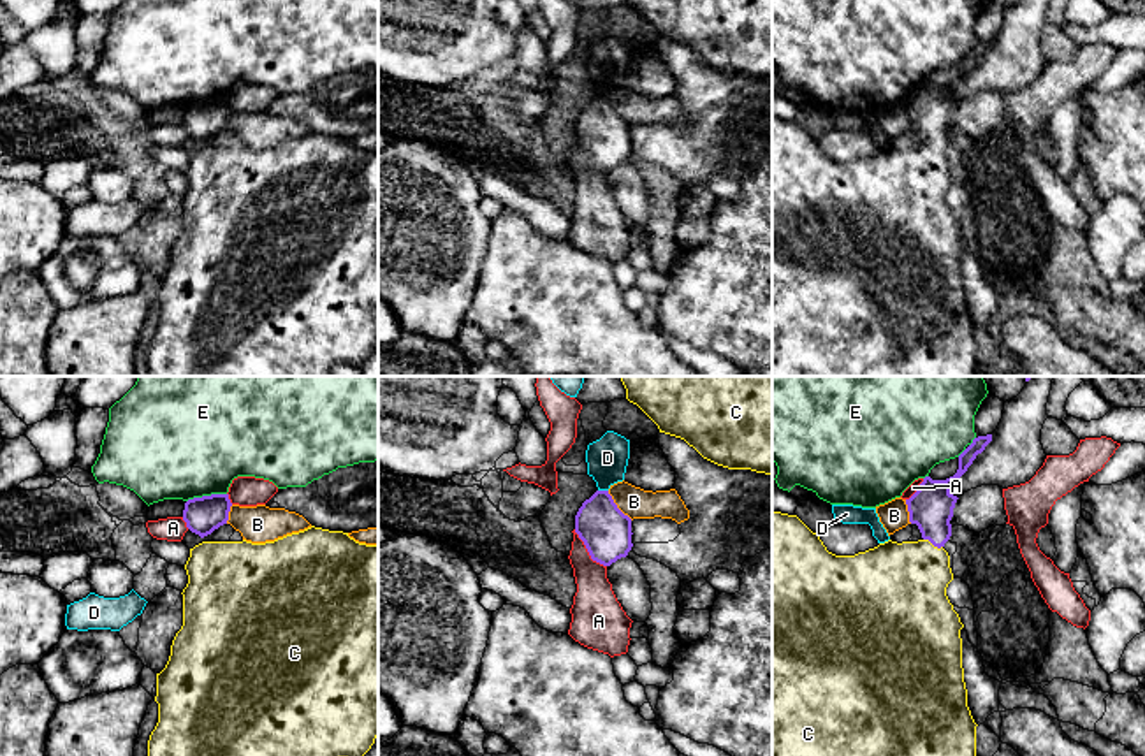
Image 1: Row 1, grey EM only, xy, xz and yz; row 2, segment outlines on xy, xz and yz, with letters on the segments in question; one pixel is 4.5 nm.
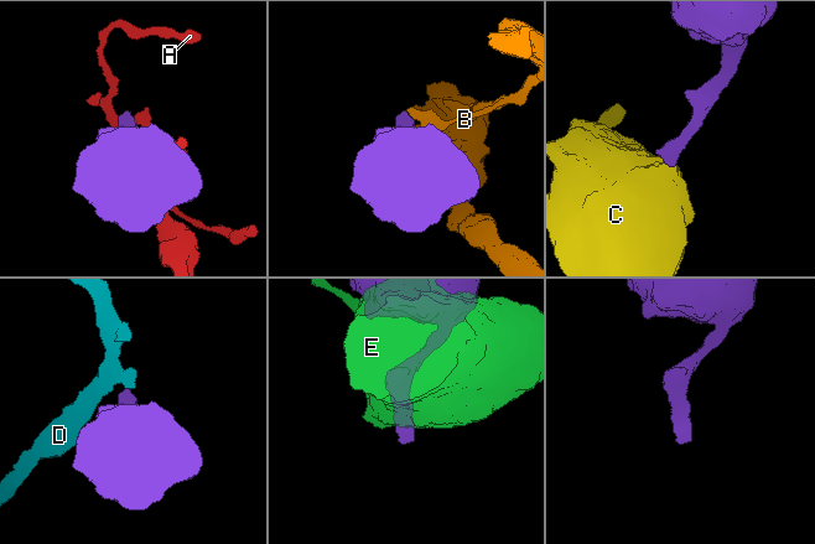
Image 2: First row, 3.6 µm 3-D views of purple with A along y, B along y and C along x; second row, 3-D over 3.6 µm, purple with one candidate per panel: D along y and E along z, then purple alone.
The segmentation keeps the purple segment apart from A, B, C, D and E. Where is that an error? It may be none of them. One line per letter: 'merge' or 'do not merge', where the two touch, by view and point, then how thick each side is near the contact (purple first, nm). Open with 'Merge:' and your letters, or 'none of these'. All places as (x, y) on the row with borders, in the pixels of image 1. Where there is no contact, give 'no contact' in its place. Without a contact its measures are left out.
Merge: C
A: do not merge; meets purple in xz at (588, 551); 220 nm thick on the purple side, 200 nm on the other
B: do not merge; meets purple in xz at (616, 507); 220 nm thick on the purple side, 140 nm on the other
C: merge; meets purple in yz at (933, 544); 200 nm thick on the purple side, 420 nm on the other
D: do not merge; meets purple in xz at (604, 491); 220 nm thick on the purple side, 190 nm on the other
E: do not merge; meets purple in xy at (206, 496); 170 nm thick on the purple side, 480 nm on the other

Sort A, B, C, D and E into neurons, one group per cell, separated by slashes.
A / B / C / D / E

